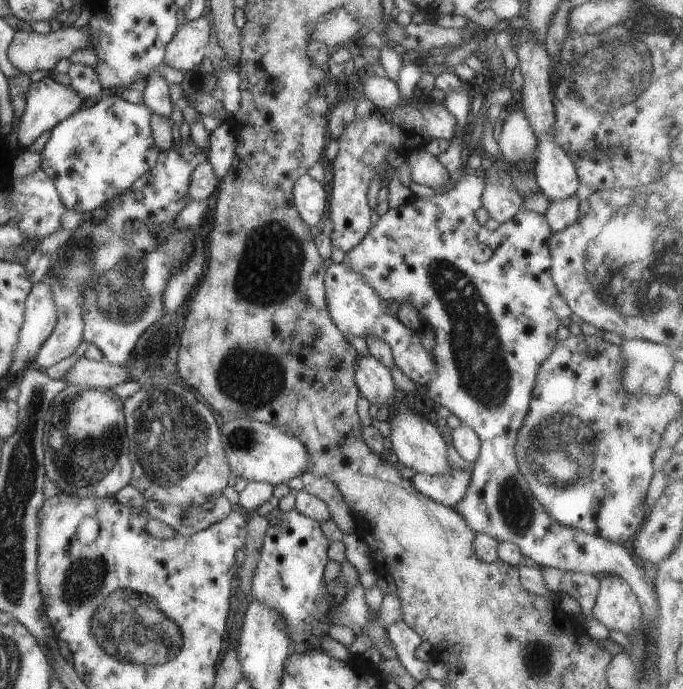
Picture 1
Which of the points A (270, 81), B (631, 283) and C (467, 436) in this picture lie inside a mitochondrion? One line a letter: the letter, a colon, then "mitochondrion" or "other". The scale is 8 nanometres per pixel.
A: other
B: mitochondrion
C: other

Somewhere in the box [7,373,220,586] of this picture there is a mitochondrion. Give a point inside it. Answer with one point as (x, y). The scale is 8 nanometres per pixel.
(170, 435)

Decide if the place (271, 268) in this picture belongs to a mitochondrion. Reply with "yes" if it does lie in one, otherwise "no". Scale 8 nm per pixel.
yes

